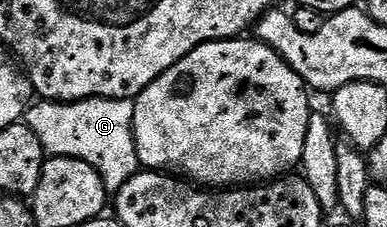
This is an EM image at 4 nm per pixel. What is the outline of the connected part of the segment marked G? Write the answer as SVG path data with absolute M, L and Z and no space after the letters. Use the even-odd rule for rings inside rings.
M132 100L37 102L28 109L27 123L31 130L35 130L35 134L39 134L39 142L43 142L50 157L66 156L72 160L87 162L101 175L106 189L115 194L139 170L137 147L133 137L133 106Z

